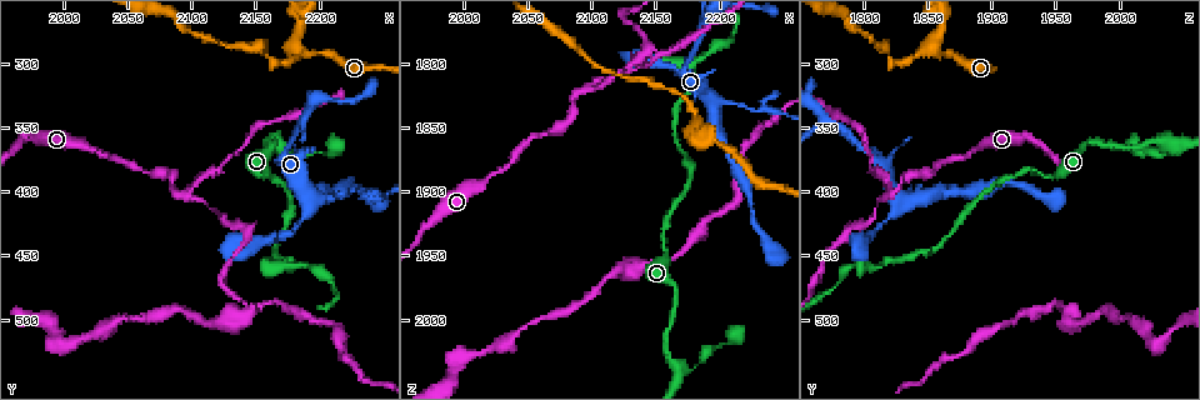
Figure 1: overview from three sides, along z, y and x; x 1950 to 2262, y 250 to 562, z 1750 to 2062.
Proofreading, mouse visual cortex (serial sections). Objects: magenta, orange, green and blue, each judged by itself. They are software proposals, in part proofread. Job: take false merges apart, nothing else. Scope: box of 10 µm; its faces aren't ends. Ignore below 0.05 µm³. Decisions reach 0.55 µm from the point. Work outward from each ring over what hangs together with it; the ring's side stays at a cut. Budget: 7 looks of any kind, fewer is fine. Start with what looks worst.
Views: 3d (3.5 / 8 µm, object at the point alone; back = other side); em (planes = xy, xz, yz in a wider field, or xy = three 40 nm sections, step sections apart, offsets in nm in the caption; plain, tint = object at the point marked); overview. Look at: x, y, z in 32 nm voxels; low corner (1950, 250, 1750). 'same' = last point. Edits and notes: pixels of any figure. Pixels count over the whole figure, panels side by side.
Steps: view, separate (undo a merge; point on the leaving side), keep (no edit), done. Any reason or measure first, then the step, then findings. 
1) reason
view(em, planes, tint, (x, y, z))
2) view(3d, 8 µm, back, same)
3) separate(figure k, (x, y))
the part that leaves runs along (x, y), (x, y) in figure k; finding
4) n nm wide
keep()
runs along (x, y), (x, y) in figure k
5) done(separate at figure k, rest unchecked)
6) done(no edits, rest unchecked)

abrupt turn
view(3d, 3.5 µm, (2092, 404, 1822))

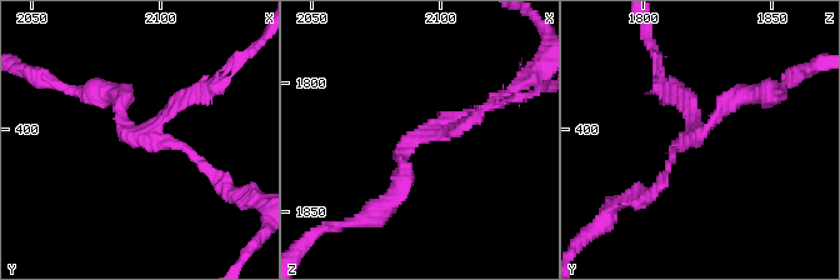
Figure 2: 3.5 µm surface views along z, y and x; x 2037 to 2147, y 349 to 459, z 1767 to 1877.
3 arms; arms of 100, 150, 250 nm
view(em, xy, step 2, tint, (2091, 401, 1820))

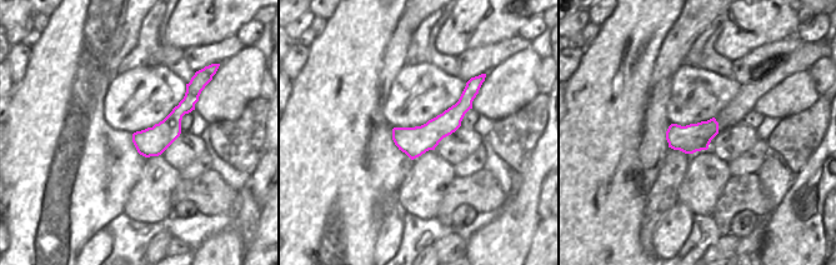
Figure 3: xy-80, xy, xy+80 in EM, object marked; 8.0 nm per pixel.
another direction
view(em, xy, step 5, tint, same)

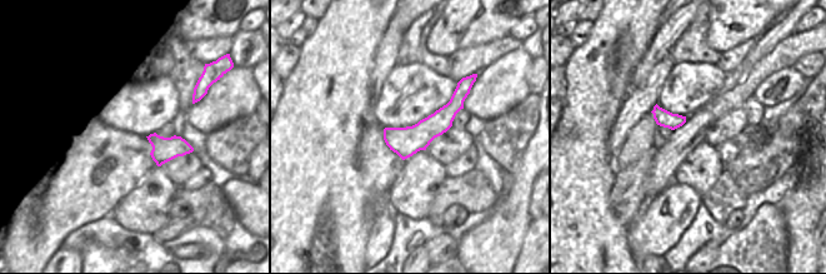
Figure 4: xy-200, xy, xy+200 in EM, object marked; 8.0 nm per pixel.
keep()
runs along (396, 196), (404, 145), (480, 114) in figure 2; all the same cell

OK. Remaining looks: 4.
view(3d, 3.5 µm, (2182, 290, 1854))

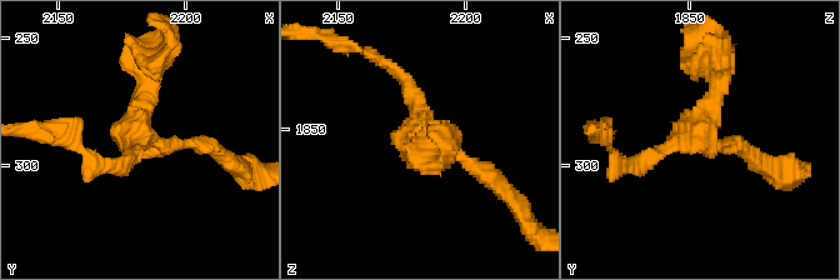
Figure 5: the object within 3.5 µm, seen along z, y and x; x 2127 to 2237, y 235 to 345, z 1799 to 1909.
3 arms; arms of 200, 200, 250 nm; now the EM
view(em, xy, step 3, tint, (2183, 287, 1853))

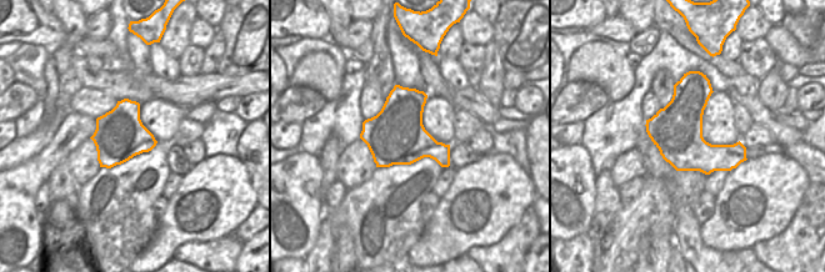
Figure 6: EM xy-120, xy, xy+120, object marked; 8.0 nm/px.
another direction
view(em, planes, tint, same)

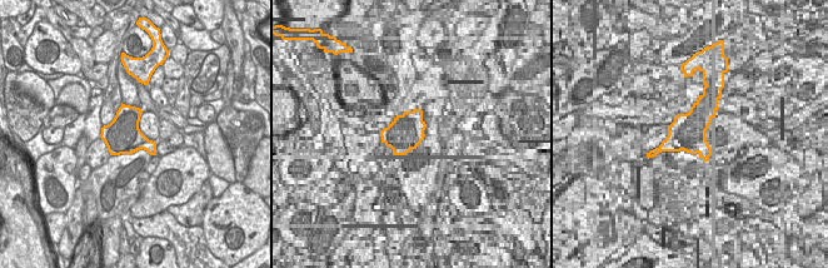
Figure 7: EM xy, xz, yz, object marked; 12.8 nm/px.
460 nm wide
keep()
runs along (491, 179), (415, 131), (396, 70) in figure 5; one cell here

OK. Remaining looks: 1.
done(no edits, rest unchecked)

